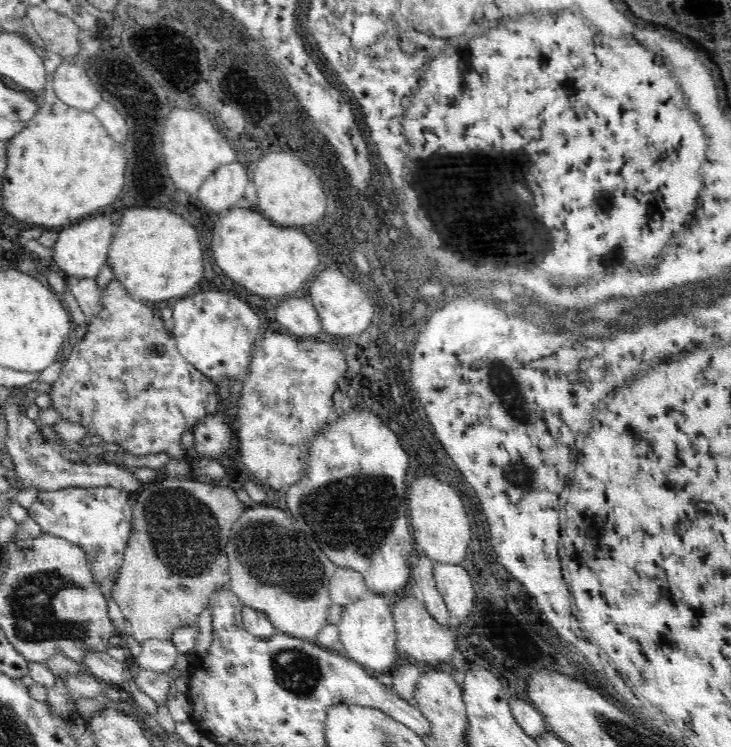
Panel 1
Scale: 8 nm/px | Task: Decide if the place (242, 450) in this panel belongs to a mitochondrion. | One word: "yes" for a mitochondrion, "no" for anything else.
no

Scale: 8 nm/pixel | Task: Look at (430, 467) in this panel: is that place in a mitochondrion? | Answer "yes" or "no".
no

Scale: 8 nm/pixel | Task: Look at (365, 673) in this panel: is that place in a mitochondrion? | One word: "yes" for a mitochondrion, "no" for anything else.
no

